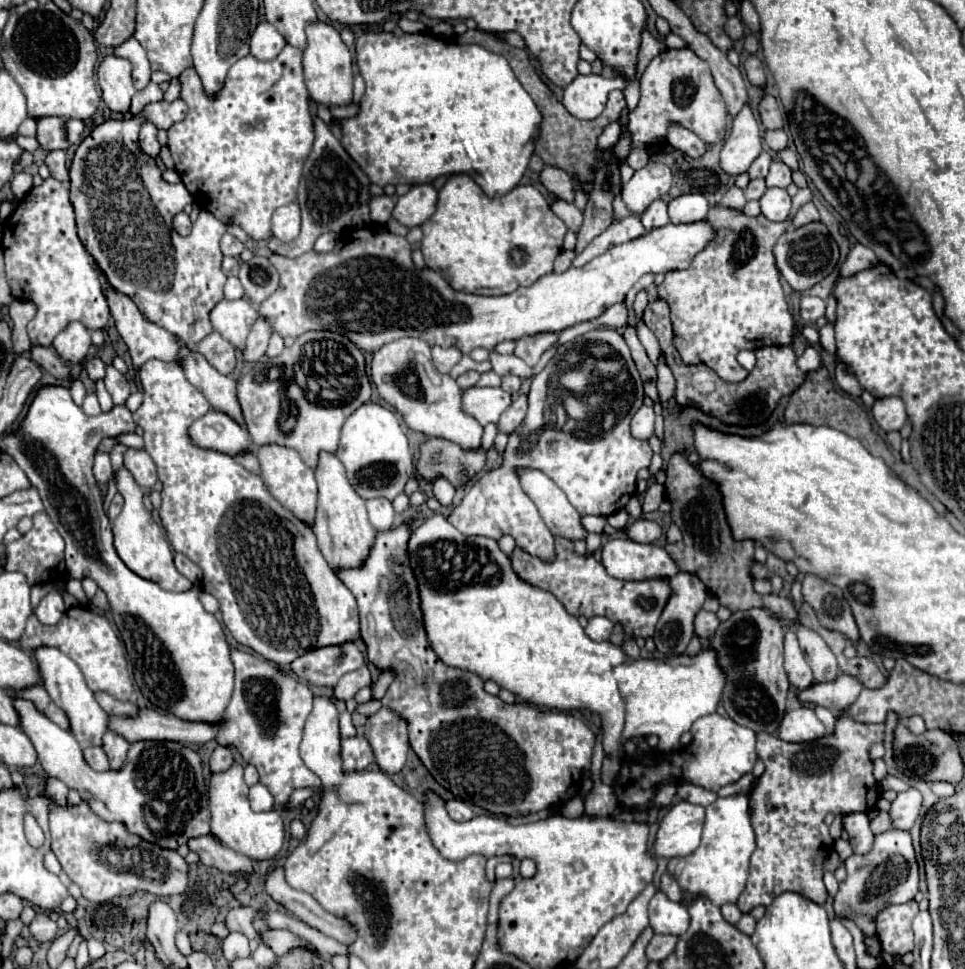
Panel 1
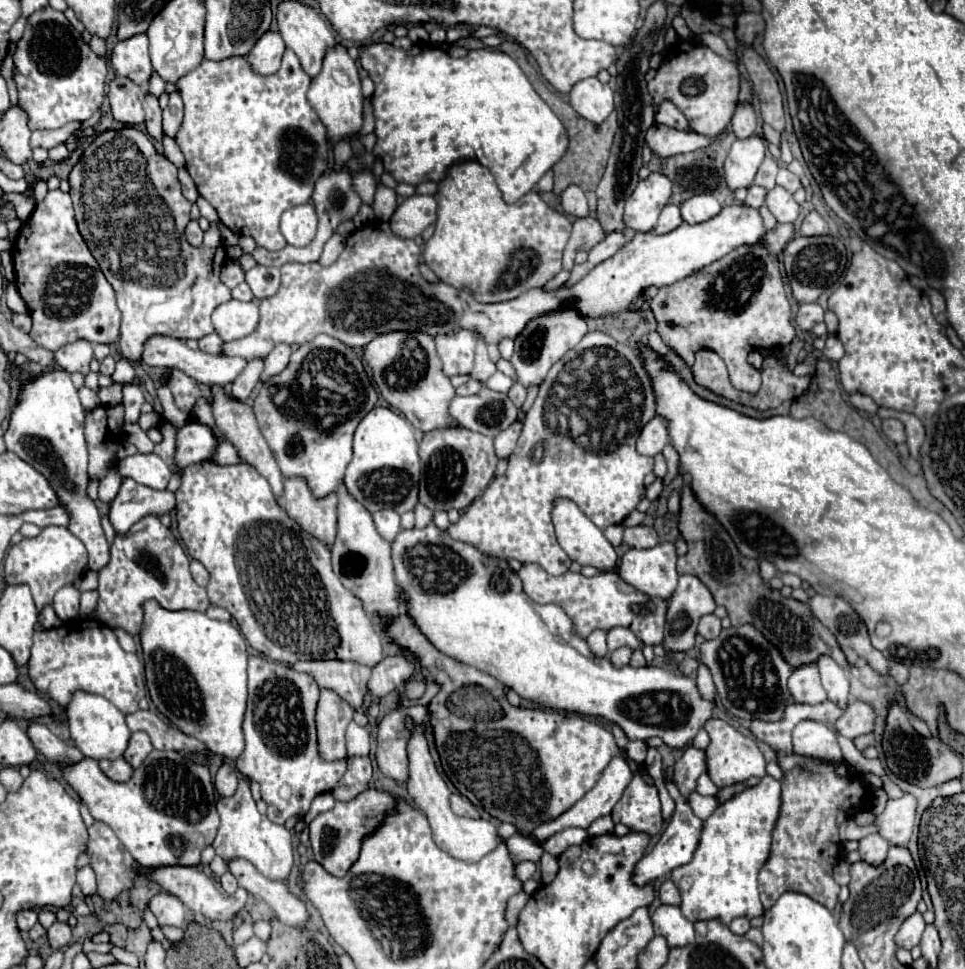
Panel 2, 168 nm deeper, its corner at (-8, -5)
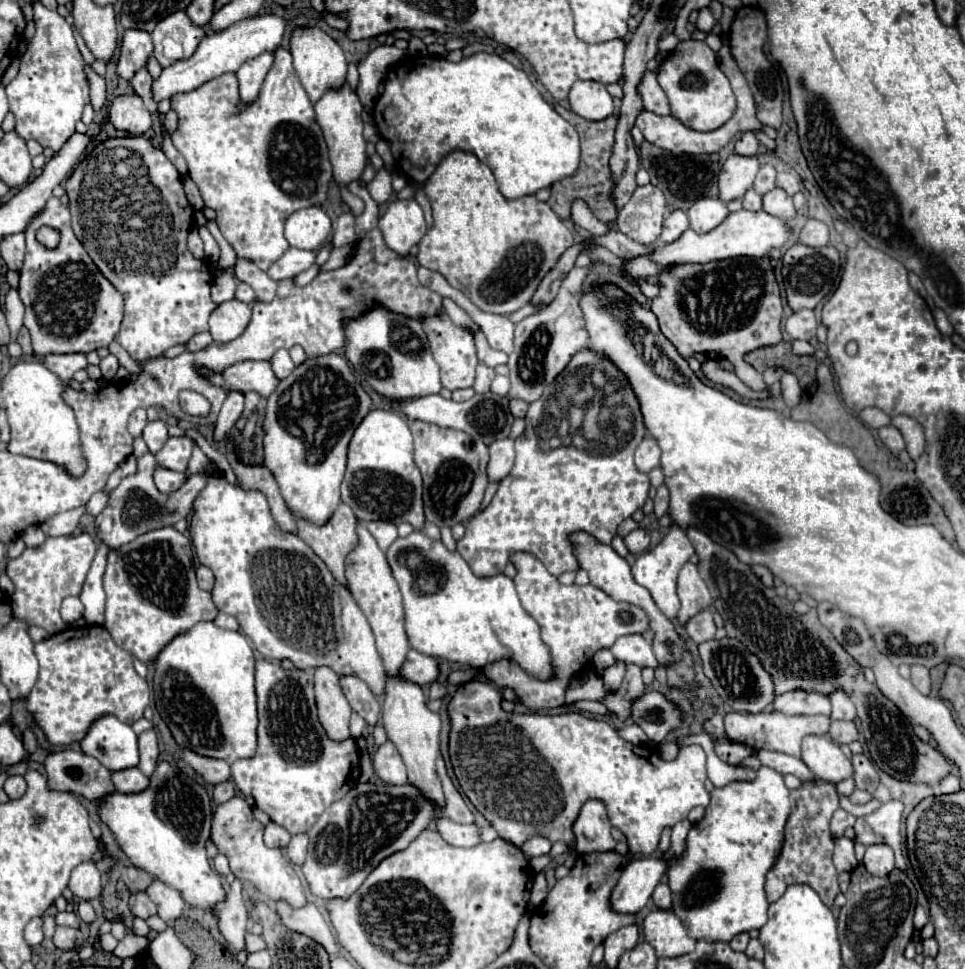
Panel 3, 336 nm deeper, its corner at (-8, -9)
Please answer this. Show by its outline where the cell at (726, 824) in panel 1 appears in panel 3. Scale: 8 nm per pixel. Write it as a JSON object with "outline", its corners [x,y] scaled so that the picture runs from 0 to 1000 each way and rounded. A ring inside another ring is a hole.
{"outline":[[[787,792],[782,806],[739,812],[737,829],[731,833],[728,845],[716,853],[706,886],[691,897],[697,922],[695,938],[712,957],[716,969],[755,973],[762,965],[789,959],[795,953],[793,903],[809,880],[818,833],[811,800],[799,792]]]}

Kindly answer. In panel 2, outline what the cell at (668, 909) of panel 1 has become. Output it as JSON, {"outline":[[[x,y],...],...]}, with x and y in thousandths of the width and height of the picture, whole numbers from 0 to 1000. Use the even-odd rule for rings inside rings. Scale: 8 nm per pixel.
{"outline":[[[685,934],[677,944],[677,957],[679,965],[687,965],[693,973],[693,977],[708,977],[718,973],[720,961],[718,953],[708,946],[706,938],[699,934]]]}

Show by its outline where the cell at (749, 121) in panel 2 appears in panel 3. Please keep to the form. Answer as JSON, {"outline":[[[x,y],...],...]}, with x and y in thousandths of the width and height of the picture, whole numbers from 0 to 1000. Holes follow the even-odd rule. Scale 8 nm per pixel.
{"outline":[[[772,135],[770,141],[762,148],[762,158],[770,160],[770,162],[776,162],[776,160],[784,158],[784,152],[787,152],[787,146],[782,143],[782,139],[778,135]]]}

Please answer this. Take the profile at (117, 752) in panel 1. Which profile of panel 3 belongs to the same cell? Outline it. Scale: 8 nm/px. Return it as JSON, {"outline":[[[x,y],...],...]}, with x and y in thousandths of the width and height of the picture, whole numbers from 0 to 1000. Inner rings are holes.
{"outline":[[[161,752],[148,754],[144,759],[144,777],[146,777],[144,794],[150,800],[156,800],[161,796],[163,781],[165,781],[165,763],[163,763],[163,754]]]}

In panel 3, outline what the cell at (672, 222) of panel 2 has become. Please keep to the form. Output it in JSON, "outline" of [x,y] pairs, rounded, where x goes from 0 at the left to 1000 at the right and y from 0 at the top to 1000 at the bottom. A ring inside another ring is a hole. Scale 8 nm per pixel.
{"outline":[[[695,218],[687,230],[687,240],[683,245],[685,251],[702,249],[714,236],[714,226],[708,218]]]}

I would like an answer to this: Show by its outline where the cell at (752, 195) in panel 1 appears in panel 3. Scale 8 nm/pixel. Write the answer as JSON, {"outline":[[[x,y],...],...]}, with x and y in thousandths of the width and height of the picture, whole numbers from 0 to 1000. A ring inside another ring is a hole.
{"outline":[[[776,195],[770,203],[770,216],[774,218],[787,218],[789,216],[789,201],[784,201],[780,195]]]}

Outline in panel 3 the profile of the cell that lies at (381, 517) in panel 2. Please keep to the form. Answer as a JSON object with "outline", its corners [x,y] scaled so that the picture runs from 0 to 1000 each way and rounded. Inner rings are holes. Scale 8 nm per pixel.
{"outline":[[[382,538],[382,540],[378,540],[378,544],[380,544],[382,550],[391,556],[391,562],[395,564],[395,569],[401,569],[403,562],[411,556],[411,544],[409,544],[407,540]]]}

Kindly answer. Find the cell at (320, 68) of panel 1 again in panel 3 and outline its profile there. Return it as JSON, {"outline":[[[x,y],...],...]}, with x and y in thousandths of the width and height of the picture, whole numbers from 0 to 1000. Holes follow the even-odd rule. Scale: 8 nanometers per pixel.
{"outline":[[[358,86],[353,94],[341,94],[341,98],[333,100],[333,106],[326,106],[326,117],[328,117],[328,127],[335,135],[339,154],[341,154],[341,164],[345,170],[345,185],[351,191],[362,191],[364,187],[372,187],[378,174],[378,143],[376,143],[376,125],[374,125],[374,104],[364,94],[364,90]]]}

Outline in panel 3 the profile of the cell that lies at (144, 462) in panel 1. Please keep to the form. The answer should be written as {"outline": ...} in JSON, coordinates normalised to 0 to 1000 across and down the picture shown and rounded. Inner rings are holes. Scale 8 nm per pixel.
{"outline":[[[169,482],[161,484],[161,501],[167,509],[179,509],[183,507],[190,498],[194,496],[194,488],[183,488],[183,486],[175,486]]]}

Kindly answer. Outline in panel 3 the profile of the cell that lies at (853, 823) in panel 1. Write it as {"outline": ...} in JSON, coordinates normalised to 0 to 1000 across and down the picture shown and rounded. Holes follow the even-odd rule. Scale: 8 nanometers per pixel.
{"outline":[[[901,872],[898,878],[896,878],[894,893],[903,903],[919,905],[927,897],[925,876],[917,874],[917,872]]]}

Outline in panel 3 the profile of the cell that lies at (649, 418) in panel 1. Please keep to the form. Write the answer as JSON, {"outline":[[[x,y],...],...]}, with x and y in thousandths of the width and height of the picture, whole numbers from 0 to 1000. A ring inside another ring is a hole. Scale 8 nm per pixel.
{"outline":[[[670,449],[658,465],[658,480],[664,488],[673,488],[683,480],[683,472],[685,472],[685,463],[681,461],[681,455]]]}

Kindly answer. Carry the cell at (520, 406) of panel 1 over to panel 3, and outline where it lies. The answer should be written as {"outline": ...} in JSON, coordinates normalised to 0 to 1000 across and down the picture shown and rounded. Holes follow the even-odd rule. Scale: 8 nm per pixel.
{"outline":[[[519,453],[507,459],[507,480],[505,480],[505,492],[507,496],[519,496],[527,490],[532,476],[534,476],[534,463],[532,463],[532,453]]]}

